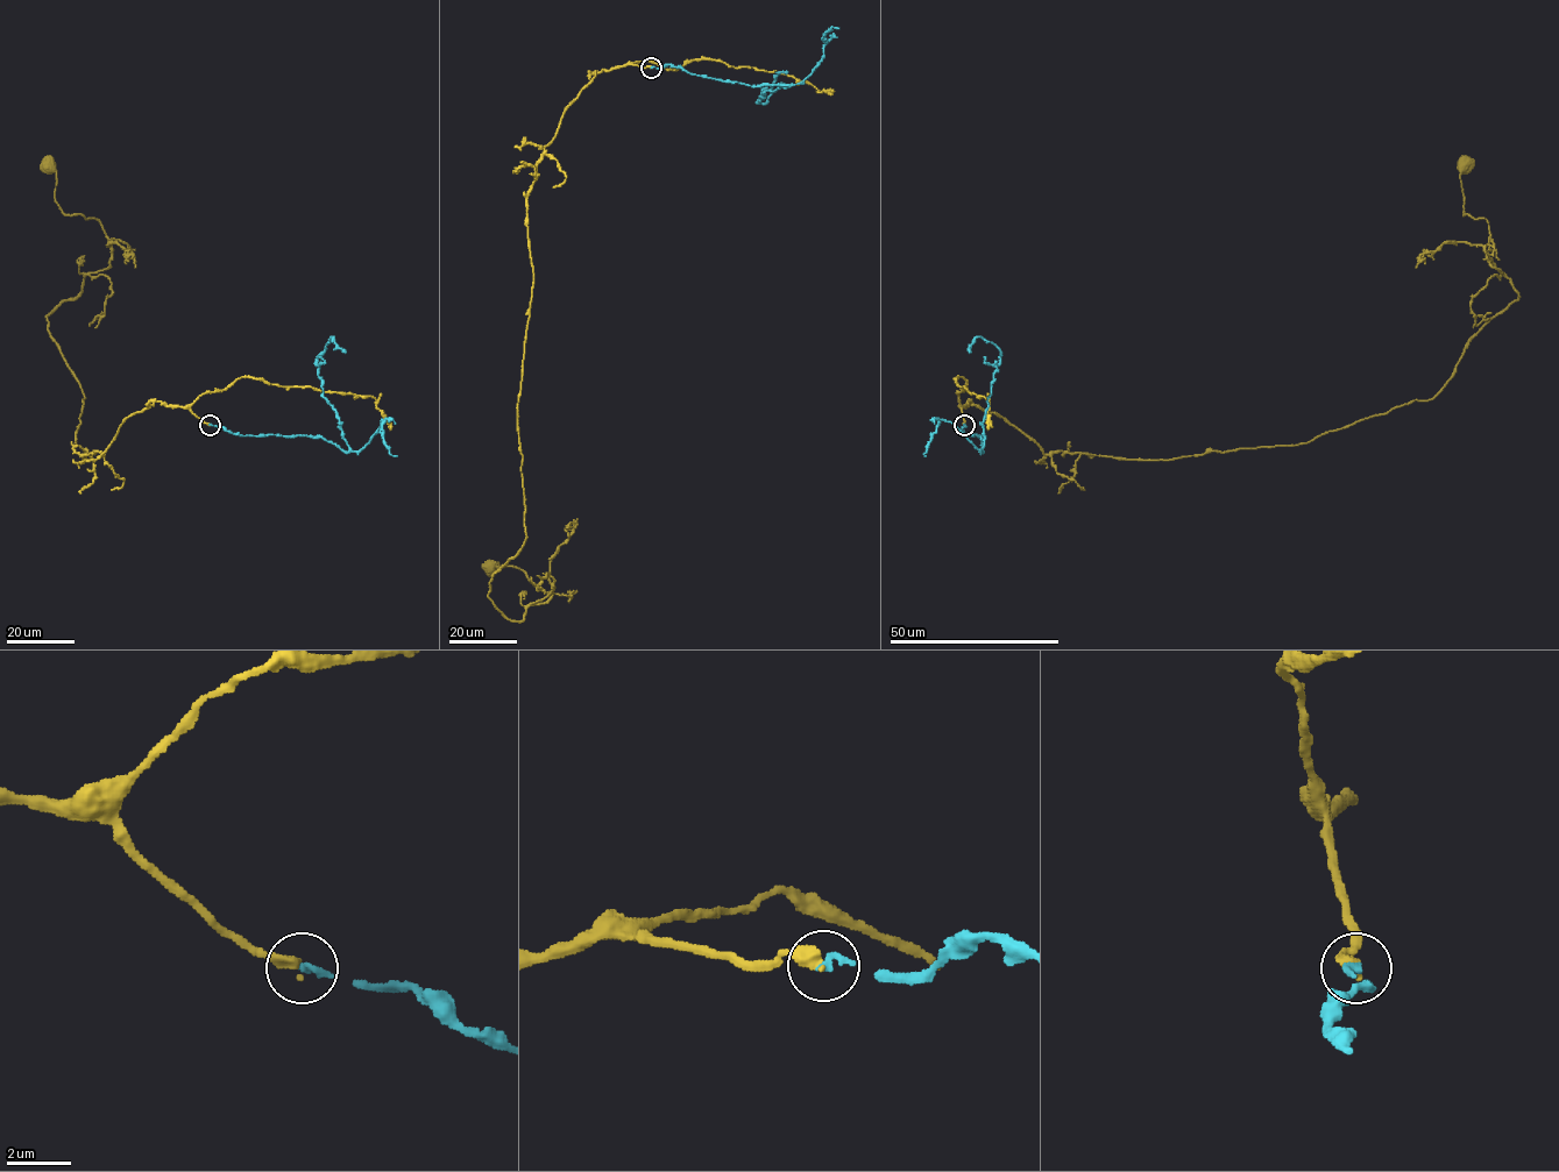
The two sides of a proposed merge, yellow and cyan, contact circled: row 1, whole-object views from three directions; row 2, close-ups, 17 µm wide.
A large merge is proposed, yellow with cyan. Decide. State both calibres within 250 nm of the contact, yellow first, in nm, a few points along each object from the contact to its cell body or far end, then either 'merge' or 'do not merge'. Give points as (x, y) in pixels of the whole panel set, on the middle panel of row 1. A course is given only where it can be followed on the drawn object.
400 nm thick on the yellow side, 240 nm on the other; yellow runs (651, 66), (592, 73), (537, 165), (518, 404), (526, 537), (488, 597), (522, 620), (552, 595), (493, 566); cyan runs (651, 66), (671, 64), (750, 86), (792, 85), (766, 90), (759, 103), (772, 93), (776, 77), (788, 71); merge

